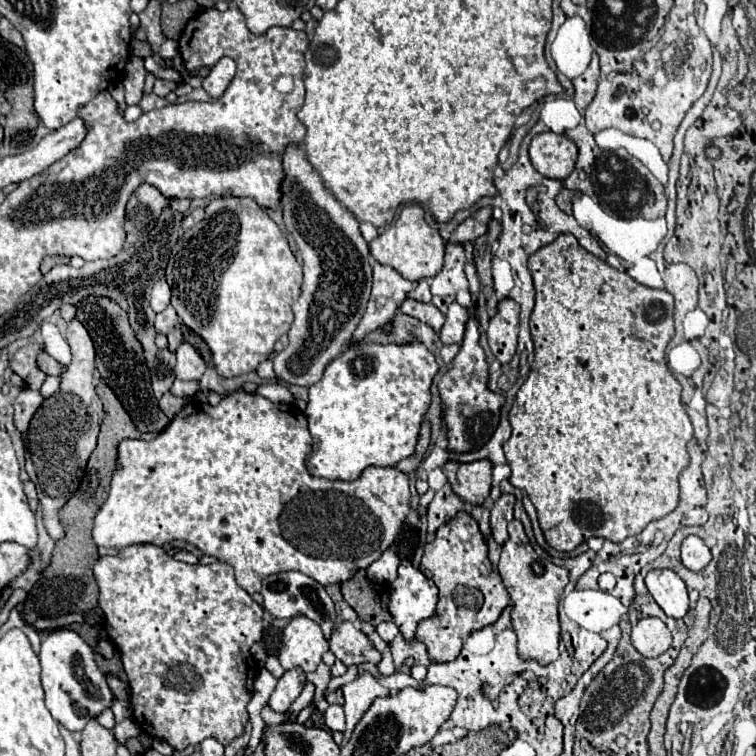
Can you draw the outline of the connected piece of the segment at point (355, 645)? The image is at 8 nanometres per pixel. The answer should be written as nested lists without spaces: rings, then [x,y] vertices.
[[[350,622],[336,624],[336,630],[330,638],[330,650],[346,666],[352,666],[352,664],[358,666],[362,662],[376,664],[382,658],[382,654],[374,648],[374,644],[368,640],[368,636]]]

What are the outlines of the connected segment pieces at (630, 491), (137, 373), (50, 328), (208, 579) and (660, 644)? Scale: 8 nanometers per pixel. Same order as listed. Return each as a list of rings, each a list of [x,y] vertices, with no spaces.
[[[560,234],[552,244],[534,252],[528,258],[528,270],[534,276],[534,288],[536,288],[536,304],[530,314],[530,330],[532,330],[536,354],[534,354],[534,362],[530,368],[530,376],[520,386],[516,400],[512,404],[512,410],[510,410],[512,436],[504,444],[504,454],[512,468],[510,484],[520,490],[526,490],[530,502],[536,506],[538,522],[544,532],[544,538],[548,546],[552,546],[554,550],[570,552],[592,536],[602,536],[610,542],[622,542],[628,536],[640,534],[652,520],[658,520],[670,514],[678,506],[678,500],[680,500],[678,474],[684,470],[684,466],[688,466],[686,444],[692,438],[692,424],[680,402],[682,386],[672,376],[664,358],[664,350],[674,336],[674,320],[672,320],[674,298],[666,290],[640,286],[626,272],[614,270],[604,260],[586,252],[572,234]]]
[[[86,296],[84,300],[78,302],[76,318],[80,318],[80,322],[92,334],[92,340],[96,346],[96,368],[102,380],[118,396],[118,400],[130,414],[132,422],[136,424],[136,428],[140,432],[160,432],[168,424],[168,420],[164,414],[160,418],[158,400],[154,398],[152,386],[150,386],[150,372],[144,360],[144,350],[128,322],[128,314],[110,298]]]
[[[44,322],[44,324],[40,326],[40,330],[42,330],[42,336],[44,336],[44,350],[46,350],[56,362],[60,362],[60,364],[66,366],[66,364],[72,360],[72,356],[70,356],[70,346],[68,346],[68,342],[62,338],[62,334],[58,332],[56,324]]]
[[[138,544],[122,548],[116,556],[98,558],[94,578],[100,590],[98,604],[106,616],[106,630],[122,654],[128,674],[136,724],[152,738],[168,742],[174,750],[184,750],[206,738],[216,738],[226,746],[242,736],[248,722],[246,704],[252,698],[252,682],[258,674],[250,646],[262,638],[264,610],[236,584],[232,566],[224,562],[208,566],[186,564],[168,556],[160,546]]]
[[[650,616],[650,618],[642,618],[632,628],[632,644],[642,656],[656,658],[670,648],[672,634],[660,618]]]

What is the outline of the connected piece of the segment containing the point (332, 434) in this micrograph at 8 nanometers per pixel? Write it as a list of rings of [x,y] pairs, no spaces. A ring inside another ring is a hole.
[[[366,342],[346,344],[344,352],[326,366],[322,380],[308,388],[310,398],[304,414],[314,438],[312,452],[306,456],[308,472],[328,480],[350,482],[368,466],[396,466],[402,458],[412,456],[424,414],[430,408],[430,384],[436,372],[436,358],[420,342],[404,346]]]

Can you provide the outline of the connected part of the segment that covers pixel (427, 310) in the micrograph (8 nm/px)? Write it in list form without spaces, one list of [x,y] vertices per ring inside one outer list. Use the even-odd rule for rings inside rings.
[[[410,298],[402,302],[400,310],[402,310],[404,314],[414,316],[414,318],[418,318],[420,322],[424,322],[424,324],[432,326],[432,328],[434,328],[434,332],[440,332],[442,324],[444,324],[444,320],[446,320],[446,318],[444,318],[444,314],[442,314],[434,304],[416,302],[416,300],[410,300]]]

